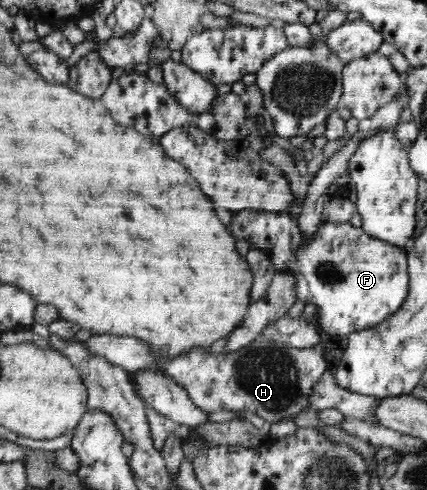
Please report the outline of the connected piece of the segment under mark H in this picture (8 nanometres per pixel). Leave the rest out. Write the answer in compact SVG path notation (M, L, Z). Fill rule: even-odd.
M259 338L231 355L193 351L166 365L166 375L187 389L189 397L200 409L208 413L221 410L252 412L263 418L267 427L309 412L309 394L326 372L326 364L321 345L298 349Z

